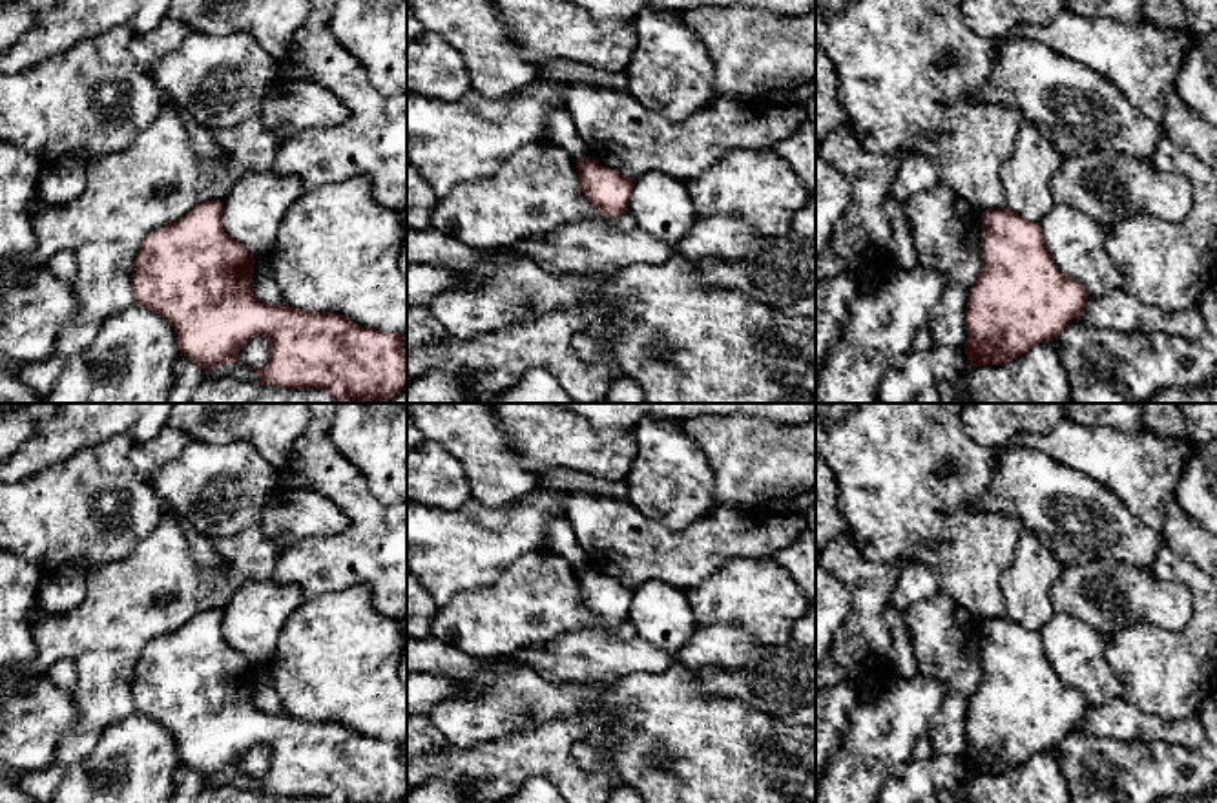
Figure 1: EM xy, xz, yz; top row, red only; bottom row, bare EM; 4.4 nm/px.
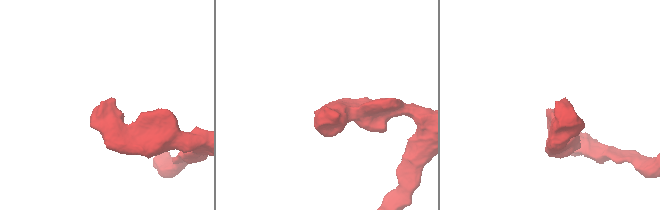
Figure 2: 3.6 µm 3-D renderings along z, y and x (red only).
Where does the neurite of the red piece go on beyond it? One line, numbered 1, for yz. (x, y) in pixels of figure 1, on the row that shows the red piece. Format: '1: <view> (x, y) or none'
1: none

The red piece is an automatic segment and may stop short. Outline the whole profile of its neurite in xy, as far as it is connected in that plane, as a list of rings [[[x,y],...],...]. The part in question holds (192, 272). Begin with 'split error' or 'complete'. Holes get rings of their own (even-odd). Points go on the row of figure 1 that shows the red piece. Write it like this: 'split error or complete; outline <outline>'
complete; outline [[[206,201],[206,203],[197,204],[179,221],[164,224],[153,232],[150,232],[144,237],[140,250],[133,261],[133,274],[131,274],[133,297],[135,297],[137,305],[162,316],[173,327],[173,330],[177,334],[177,345],[179,345],[181,356],[193,360],[199,367],[204,369],[206,374],[212,369],[224,365],[224,363],[243,365],[239,361],[241,347],[254,336],[266,336],[270,341],[268,363],[261,369],[246,367],[246,369],[257,372],[257,376],[259,376],[257,383],[261,383],[261,385],[281,387],[281,389],[323,389],[336,400],[336,403],[387,403],[407,385],[407,352],[401,347],[401,334],[359,327],[359,325],[348,321],[345,316],[339,316],[336,312],[299,310],[299,308],[286,305],[285,301],[276,307],[265,305],[265,303],[257,301],[254,296],[254,263],[255,263],[254,256],[241,243],[237,243],[224,232],[223,203]]]

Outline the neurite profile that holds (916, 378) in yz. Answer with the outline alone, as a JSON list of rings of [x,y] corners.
[[[963,347],[910,350],[885,372],[878,403],[941,403],[940,385],[958,383],[965,369]]]

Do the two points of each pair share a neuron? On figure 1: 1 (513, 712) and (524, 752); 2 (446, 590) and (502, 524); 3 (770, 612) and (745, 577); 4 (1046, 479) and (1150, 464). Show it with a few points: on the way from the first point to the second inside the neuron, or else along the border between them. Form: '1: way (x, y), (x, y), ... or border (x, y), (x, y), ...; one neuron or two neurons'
1: border (559, 716), (531, 729), (484, 740), (478, 745); two neurons
2: way (453, 573), (486, 541); one neuron
3: way (765, 603), (748, 586); one neuron
4: border (1046, 453), (1057, 462), (1086, 473), (1119, 499); two neurons

